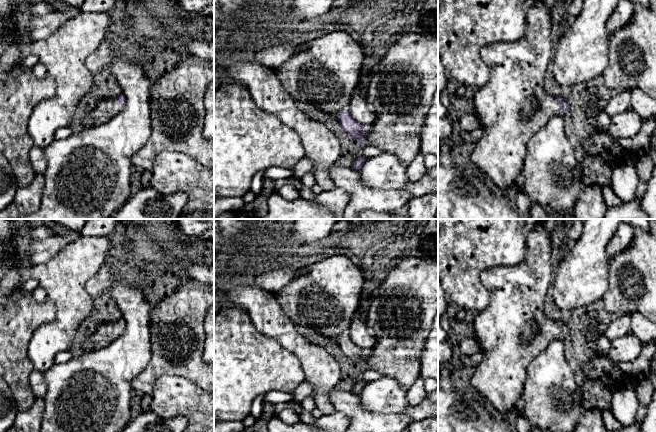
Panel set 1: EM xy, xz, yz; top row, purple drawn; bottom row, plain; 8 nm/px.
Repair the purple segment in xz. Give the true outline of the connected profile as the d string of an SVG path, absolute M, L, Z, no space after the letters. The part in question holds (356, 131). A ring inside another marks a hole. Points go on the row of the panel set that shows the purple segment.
M333 31L325 36L300 43L295 53L275 69L285 91L296 102L304 102L338 117L349 136L364 146L366 128L353 119L349 103L362 77L362 66L366 58L360 45L345 31Z

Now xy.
M123 93L116 98L102 100L83 117L84 128L94 128L107 123L122 111L125 104L126 97Z

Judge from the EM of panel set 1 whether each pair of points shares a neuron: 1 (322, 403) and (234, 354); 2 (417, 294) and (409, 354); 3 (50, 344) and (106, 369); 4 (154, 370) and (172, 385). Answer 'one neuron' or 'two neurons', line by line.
1: two neurons
2: one neuron
3: two neurons
4: two neurons

